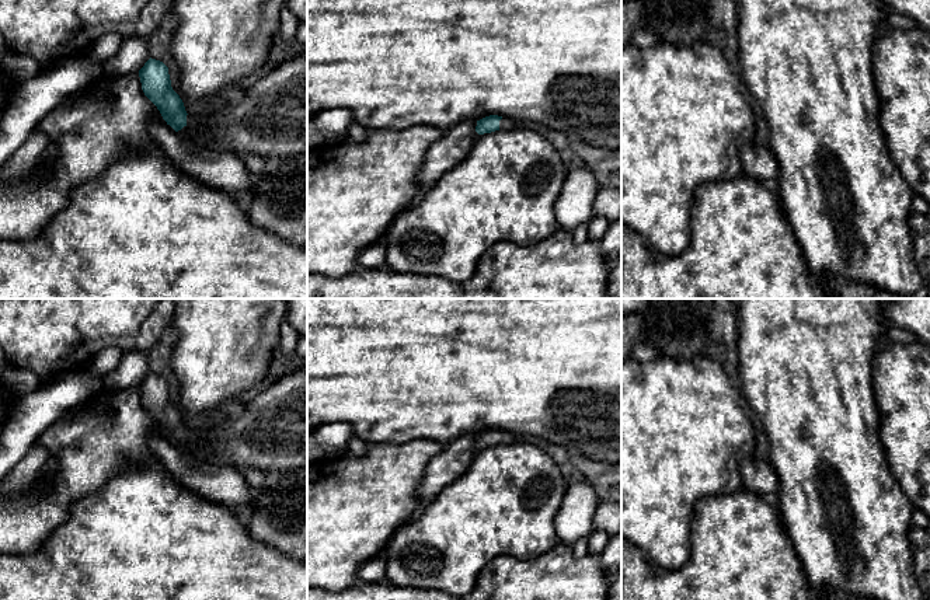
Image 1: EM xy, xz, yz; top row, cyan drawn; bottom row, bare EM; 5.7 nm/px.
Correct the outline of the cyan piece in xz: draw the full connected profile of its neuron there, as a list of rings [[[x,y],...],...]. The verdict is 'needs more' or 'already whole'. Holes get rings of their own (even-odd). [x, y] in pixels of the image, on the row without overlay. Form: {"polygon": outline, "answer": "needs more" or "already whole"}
{"polygon": [[[490,429],[480,435],[477,435],[476,446],[478,449],[491,447],[495,444],[511,444],[516,443],[515,433],[511,432],[502,432],[498,429]]], "answer": "needs more"}

